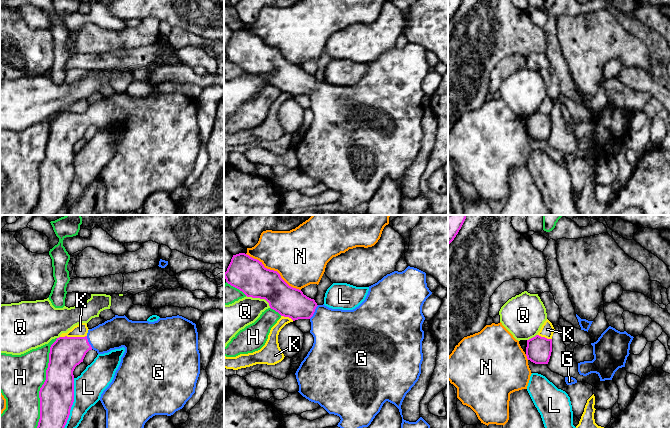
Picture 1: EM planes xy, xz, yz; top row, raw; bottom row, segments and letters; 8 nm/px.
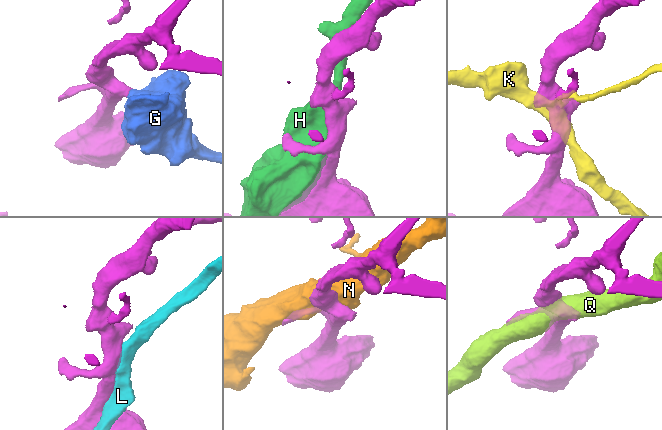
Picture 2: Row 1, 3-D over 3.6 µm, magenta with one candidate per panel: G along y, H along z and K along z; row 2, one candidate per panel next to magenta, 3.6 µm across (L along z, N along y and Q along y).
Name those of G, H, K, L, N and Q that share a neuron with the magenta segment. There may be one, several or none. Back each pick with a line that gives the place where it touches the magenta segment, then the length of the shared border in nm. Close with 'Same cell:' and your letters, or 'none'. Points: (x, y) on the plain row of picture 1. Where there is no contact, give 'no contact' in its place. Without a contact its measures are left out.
G: contact xz (314, 87); length 130 nm
Same cell: G

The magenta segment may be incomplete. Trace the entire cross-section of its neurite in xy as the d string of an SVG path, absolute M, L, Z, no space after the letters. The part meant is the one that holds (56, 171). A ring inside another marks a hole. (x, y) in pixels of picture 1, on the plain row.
M115 91L112 95L105 97L98 102L89 105L85 113L59 113L50 123L49 139L46 146L46 156L39 167L40 174L40 195L35 208L32 210L31 215L57 215L62 211L63 205L67 199L70 191L70 186L74 178L74 151L73 147L77 141L83 138L86 129L89 126L95 126L98 130L108 129L111 126L120 125L124 123L125 128L121 133L121 138L118 145L115 148L114 154L109 162L103 167L100 173L100 177L106 186L106 210L117 211L117 212L135 212L137 209L143 206L145 199L155 191L167 191L171 192L176 187L182 185L186 178L195 169L196 159L200 150L200 129L198 126L198 108L196 100L182 92L172 92L166 94L159 94L157 97L132 97L129 96L125 91Z

